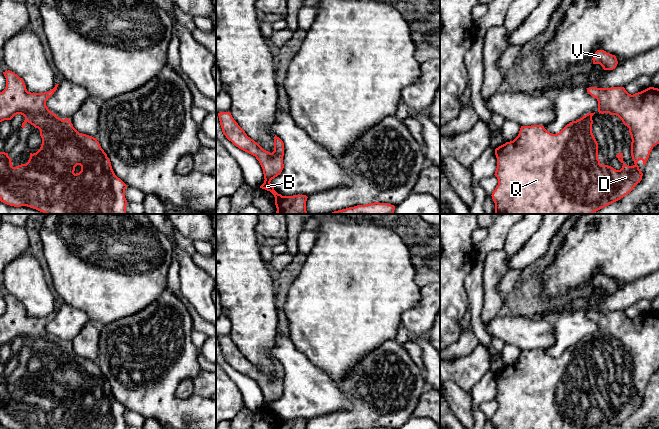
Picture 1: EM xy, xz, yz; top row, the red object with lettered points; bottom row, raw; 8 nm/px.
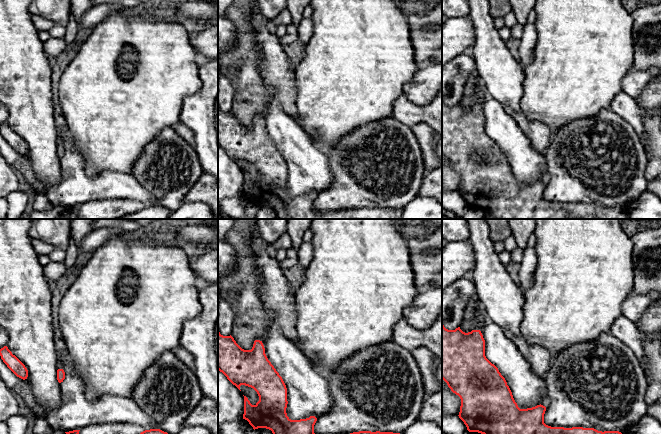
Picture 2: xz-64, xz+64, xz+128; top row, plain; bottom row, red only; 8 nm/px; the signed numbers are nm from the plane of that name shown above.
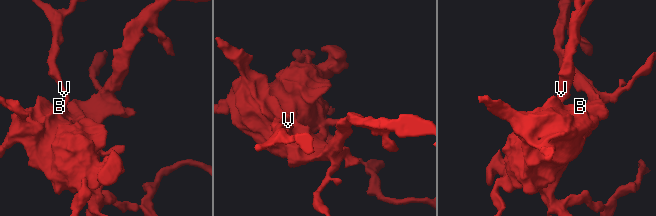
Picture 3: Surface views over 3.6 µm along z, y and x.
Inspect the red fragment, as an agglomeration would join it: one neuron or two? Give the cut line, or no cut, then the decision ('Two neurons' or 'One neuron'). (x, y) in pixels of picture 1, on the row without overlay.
No split. One neuron

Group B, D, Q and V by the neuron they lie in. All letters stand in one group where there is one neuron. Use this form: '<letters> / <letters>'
B D Q V

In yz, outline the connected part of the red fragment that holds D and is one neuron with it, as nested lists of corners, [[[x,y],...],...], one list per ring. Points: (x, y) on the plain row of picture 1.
[[[589,311],[587,316],[597,323],[599,337],[616,339],[629,352],[634,389],[624,387],[623,377],[616,379],[623,388],[620,394],[600,388],[598,367],[592,357],[592,340],[595,336],[570,346],[557,358],[548,356],[543,349],[521,350],[518,360],[513,365],[495,373],[497,392],[494,399],[498,403],[498,409],[491,419],[495,429],[610,429],[630,417],[642,404],[643,397],[637,386],[642,384],[645,390],[653,371],[659,368],[659,313],[649,311],[633,319],[624,311]]]

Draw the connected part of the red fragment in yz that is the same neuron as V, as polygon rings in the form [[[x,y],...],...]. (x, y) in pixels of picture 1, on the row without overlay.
[[[597,274],[592,284],[593,288],[600,288],[604,294],[613,294],[618,288],[616,280],[604,274]]]

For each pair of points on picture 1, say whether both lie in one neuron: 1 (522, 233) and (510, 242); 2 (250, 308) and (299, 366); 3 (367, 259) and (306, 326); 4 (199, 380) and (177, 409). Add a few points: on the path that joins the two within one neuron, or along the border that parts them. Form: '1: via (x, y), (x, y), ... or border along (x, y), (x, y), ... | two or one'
1: via (519, 235), (513, 241) | one
2: border along (277, 334), (272, 349), (274, 358) | two
3: via (350, 276), (346, 286), (323, 309) | one
4: border along (194, 395), (205, 397) | two

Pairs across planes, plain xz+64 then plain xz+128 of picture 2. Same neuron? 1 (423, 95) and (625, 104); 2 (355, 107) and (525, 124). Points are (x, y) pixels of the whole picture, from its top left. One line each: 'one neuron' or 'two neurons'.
1: two neurons
2: two neurons

